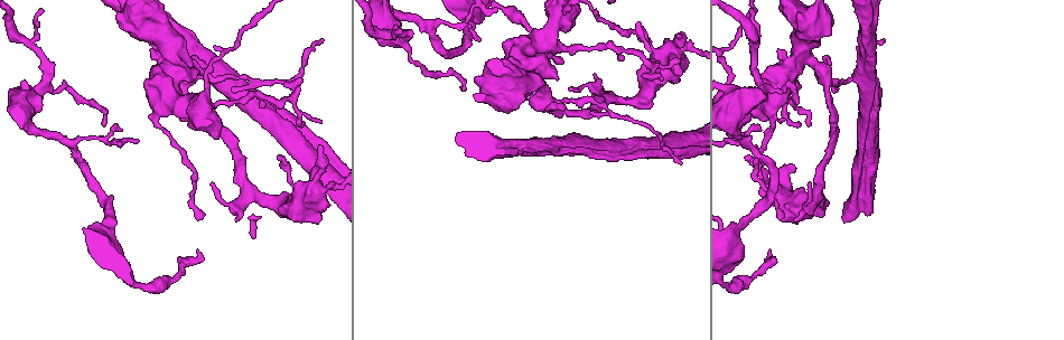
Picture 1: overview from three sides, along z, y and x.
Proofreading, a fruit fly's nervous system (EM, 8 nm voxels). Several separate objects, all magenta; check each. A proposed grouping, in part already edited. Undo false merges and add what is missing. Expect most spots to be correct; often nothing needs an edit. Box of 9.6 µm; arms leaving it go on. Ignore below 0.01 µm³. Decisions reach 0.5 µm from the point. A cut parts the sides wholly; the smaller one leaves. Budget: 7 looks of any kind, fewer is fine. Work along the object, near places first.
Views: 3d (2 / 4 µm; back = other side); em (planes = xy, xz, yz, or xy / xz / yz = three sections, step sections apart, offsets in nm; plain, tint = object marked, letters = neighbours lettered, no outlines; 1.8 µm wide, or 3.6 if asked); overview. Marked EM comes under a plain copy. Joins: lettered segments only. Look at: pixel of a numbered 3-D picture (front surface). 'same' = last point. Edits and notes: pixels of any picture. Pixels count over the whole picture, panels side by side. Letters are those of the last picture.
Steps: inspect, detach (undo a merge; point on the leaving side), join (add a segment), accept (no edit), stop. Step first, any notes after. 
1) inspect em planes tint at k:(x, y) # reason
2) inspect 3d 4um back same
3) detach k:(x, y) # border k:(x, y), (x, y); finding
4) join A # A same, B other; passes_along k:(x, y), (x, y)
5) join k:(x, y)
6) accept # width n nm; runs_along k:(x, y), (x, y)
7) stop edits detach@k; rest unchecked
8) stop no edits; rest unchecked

inspect em planes tint at 1:(31, 43) # a fork

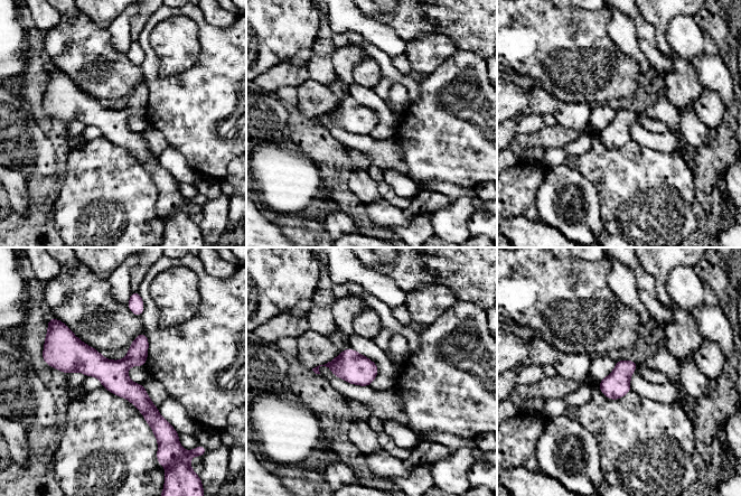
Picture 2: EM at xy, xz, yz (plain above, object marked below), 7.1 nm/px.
inspect em planes letters same

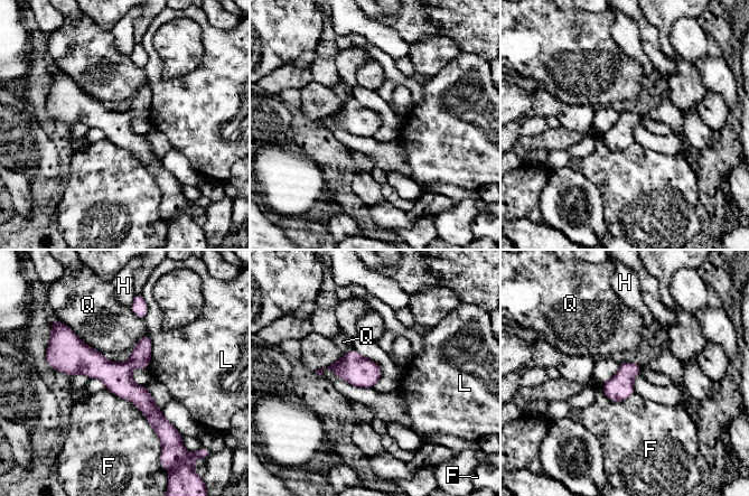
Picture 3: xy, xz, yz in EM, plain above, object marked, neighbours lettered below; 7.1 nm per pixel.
accept # F other, H other, L other, Q other; one cell here

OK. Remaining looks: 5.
inspect 3d 4um at 1:(151, 49) # branch stops here

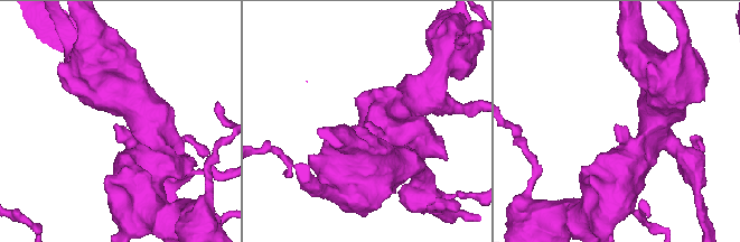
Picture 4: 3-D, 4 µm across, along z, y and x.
inspect em planes letters at 4:(115, 124)

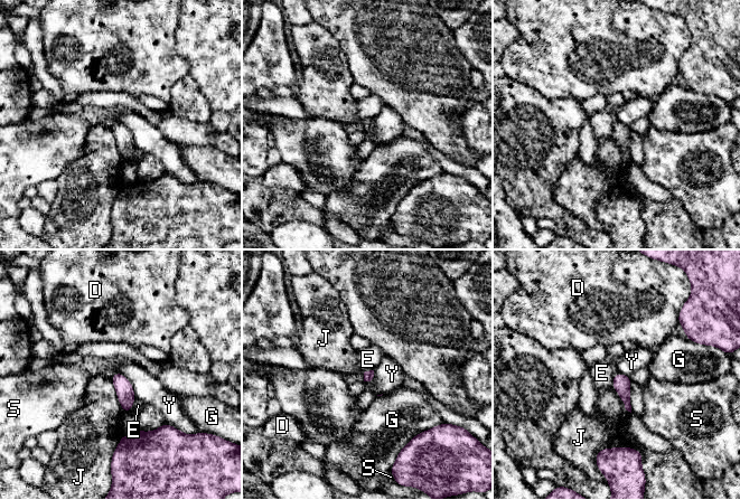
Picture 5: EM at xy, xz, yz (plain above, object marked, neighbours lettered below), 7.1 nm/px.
accept # D other, E other, G other, J other, S other, Y other; border 5:(114, 371), (128, 379), (136, 397); no lettered segment goes on from it

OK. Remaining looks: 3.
inspect em planes tint at 1:(513, 146) # arms run side by side

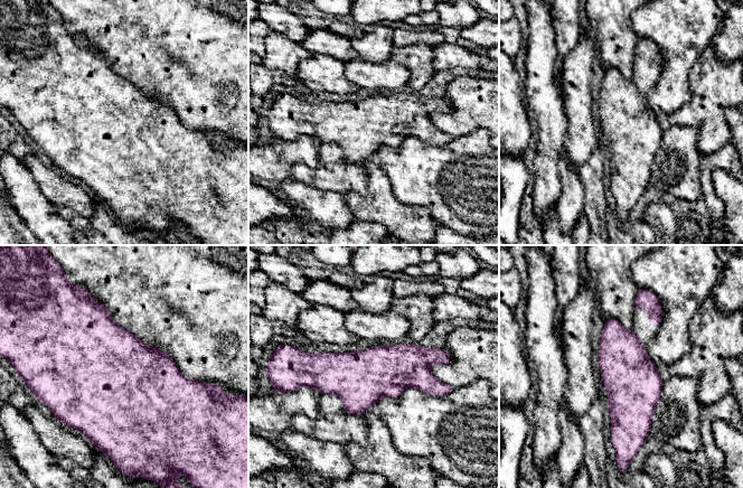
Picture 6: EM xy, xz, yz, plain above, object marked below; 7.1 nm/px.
inspect em planes letters same # see the neighbours

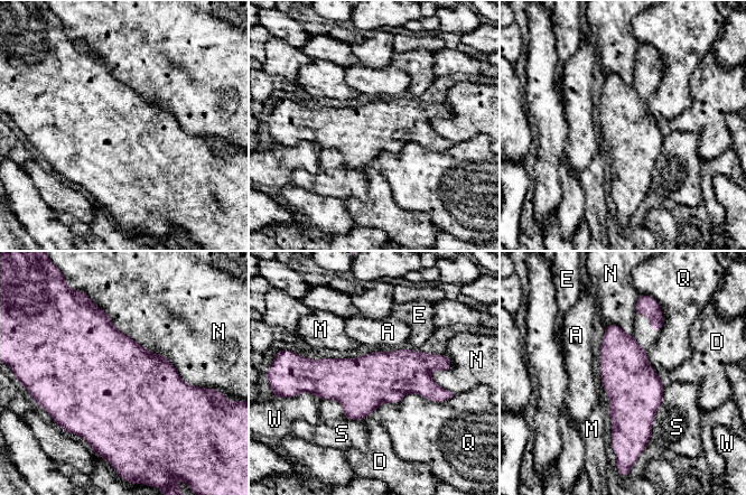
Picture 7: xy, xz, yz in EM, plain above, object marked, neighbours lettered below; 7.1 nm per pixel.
accept # A other, D other, E other, M other, N other, Q other, S other, W other; border 7:(449, 398), (407, 393), (374, 410); continuous, no second cell

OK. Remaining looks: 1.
stop no edits; rest unchecked

